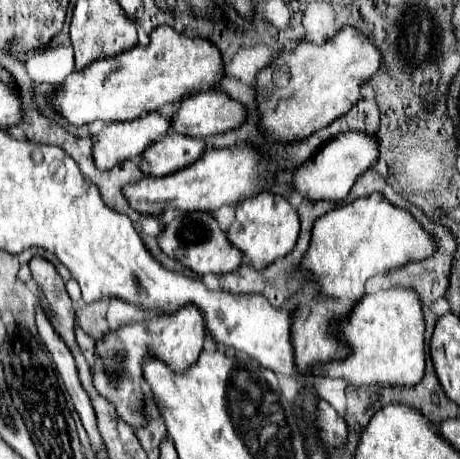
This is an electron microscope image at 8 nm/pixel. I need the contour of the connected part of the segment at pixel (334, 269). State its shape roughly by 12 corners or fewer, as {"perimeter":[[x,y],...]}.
{"perimeter":[[381,194],[313,224],[301,264],[319,294],[295,308],[295,362],[347,352],[331,324],[371,276],[435,252]]}

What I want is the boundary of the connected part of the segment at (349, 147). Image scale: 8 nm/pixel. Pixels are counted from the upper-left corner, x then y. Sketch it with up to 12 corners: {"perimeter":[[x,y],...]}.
{"perimeter":[[345,132],[293,172],[305,200],[343,200],[379,156]]}

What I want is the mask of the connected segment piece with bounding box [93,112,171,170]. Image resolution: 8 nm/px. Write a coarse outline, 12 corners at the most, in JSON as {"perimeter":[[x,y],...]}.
{"perimeter":[[149,112],[93,136],[99,170],[139,156],[165,136],[169,118]]}

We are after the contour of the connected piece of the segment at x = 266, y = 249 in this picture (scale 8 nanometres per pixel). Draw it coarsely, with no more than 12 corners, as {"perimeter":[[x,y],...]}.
{"perimeter":[[261,192],[237,204],[227,230],[255,270],[287,256],[299,216]]}

